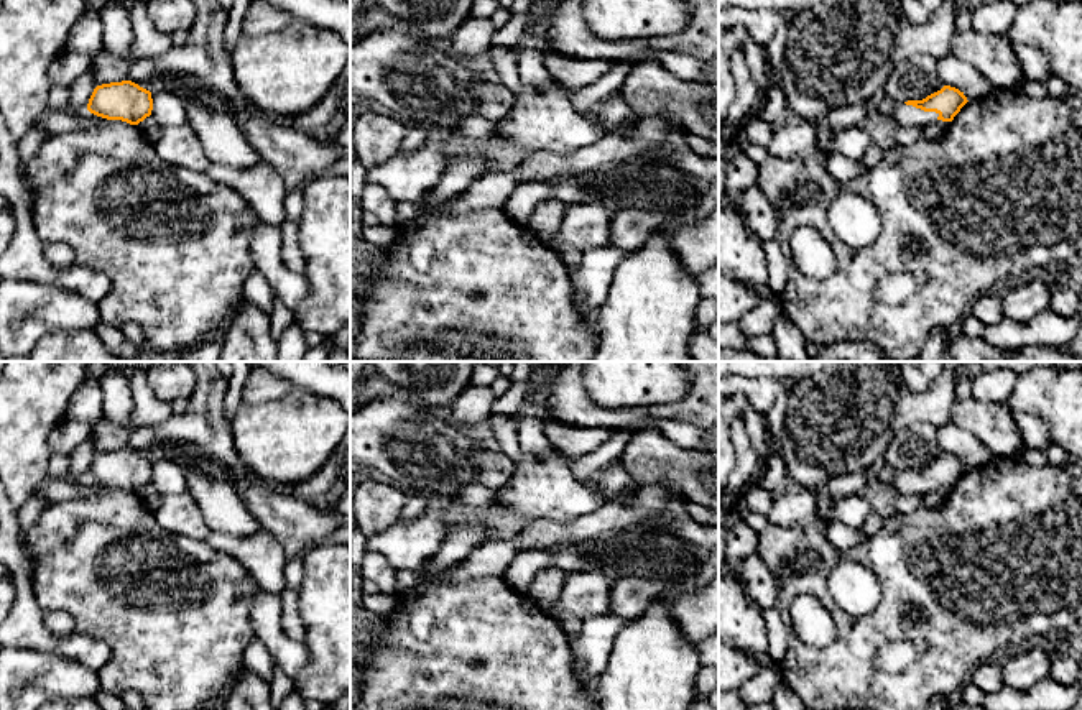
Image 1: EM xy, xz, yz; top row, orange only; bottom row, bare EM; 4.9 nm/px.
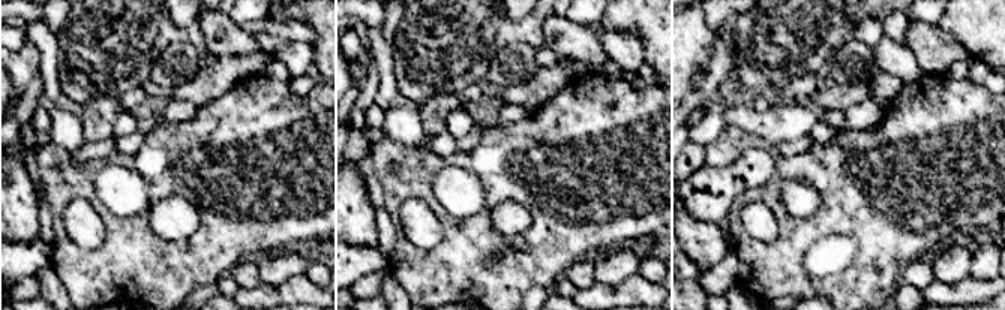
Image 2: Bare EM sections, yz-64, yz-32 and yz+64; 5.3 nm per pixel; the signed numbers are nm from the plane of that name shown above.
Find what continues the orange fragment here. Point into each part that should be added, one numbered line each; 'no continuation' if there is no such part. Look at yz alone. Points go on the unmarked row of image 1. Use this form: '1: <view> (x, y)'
1: yz (903, 484)

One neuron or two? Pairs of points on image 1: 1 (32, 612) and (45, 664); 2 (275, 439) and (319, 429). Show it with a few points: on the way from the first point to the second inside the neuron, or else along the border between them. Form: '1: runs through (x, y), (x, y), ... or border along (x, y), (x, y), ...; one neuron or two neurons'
1: border along (17, 646), (56, 653), (79, 663); two neurons
2: runs through (286, 439), (301, 429), (308, 429); one neuron

